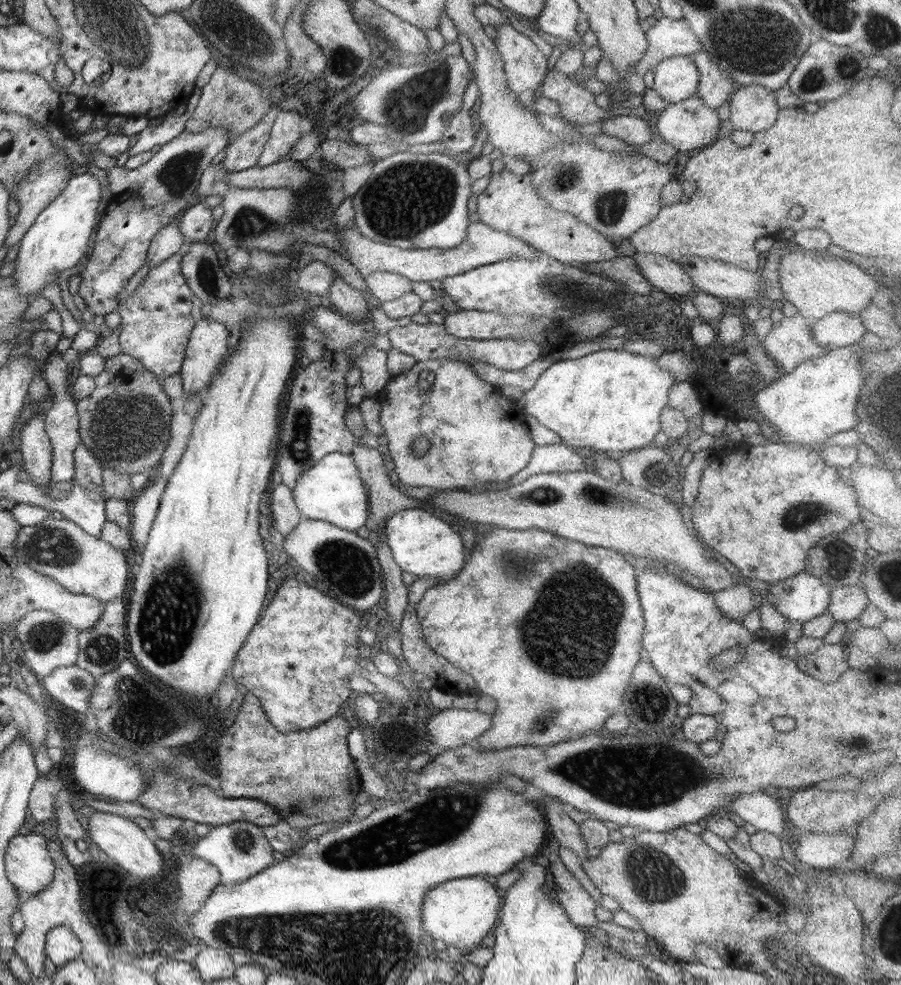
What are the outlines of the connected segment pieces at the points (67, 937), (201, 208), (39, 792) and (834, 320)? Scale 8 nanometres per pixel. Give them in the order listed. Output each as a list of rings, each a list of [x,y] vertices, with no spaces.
[[[55,926],[45,936],[45,952],[51,964],[59,969],[65,962],[73,960],[82,952],[82,946],[67,926]]]
[[[203,203],[188,207],[177,222],[177,229],[183,235],[183,247],[195,241],[203,241],[211,230],[211,226],[213,226],[211,208],[205,207]]]
[[[53,776],[33,783],[27,810],[31,812],[34,824],[52,819],[53,800],[60,796],[61,790],[63,790],[61,780]]]
[[[829,313],[811,326],[811,337],[827,350],[855,345],[865,332],[861,318],[853,313]]]

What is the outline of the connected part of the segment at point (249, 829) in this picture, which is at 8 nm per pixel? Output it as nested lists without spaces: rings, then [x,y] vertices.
[[[235,820],[219,826],[211,825],[207,836],[196,839],[187,838],[187,841],[190,843],[189,856],[201,858],[217,868],[220,884],[243,882],[273,864],[273,850],[263,836],[261,827],[245,820]]]

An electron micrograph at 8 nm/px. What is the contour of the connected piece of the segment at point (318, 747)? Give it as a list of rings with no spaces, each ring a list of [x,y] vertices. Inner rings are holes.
[[[251,694],[243,695],[235,722],[219,738],[217,756],[219,788],[227,798],[255,798],[269,804],[295,832],[305,832],[315,824],[343,822],[353,816],[353,798],[361,788],[353,759],[347,750],[347,732],[351,726],[341,717],[331,717],[313,728],[281,733],[269,723],[263,708]]]

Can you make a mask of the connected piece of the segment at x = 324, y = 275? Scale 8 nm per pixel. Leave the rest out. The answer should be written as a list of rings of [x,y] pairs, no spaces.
[[[315,260],[306,264],[302,269],[295,268],[294,270],[295,278],[297,276],[297,288],[311,296],[323,297],[327,296],[334,273],[331,267]]]

